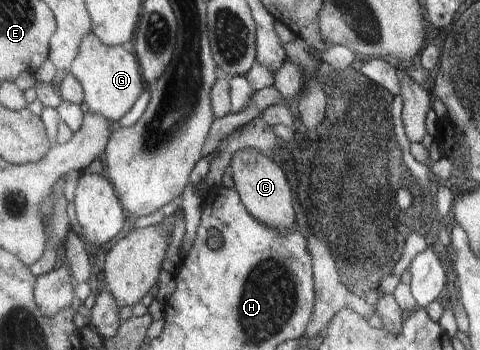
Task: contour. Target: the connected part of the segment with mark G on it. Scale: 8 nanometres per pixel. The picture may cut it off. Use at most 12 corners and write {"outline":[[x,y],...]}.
{"outline":[[84,37],[70,70],[90,111],[122,120],[149,88],[137,54]]}

